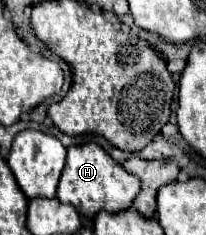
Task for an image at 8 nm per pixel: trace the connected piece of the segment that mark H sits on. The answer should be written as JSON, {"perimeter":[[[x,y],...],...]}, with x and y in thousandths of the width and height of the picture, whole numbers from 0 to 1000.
{"perimeter":[[[442,600],[325,626],[325,685],[277,787],[277,847],[296,847],[296,864],[354,864],[403,923],[451,923],[490,889],[568,906],[636,881],[675,796],[684,779],[646,736],[617,736],[490,617]]]}

